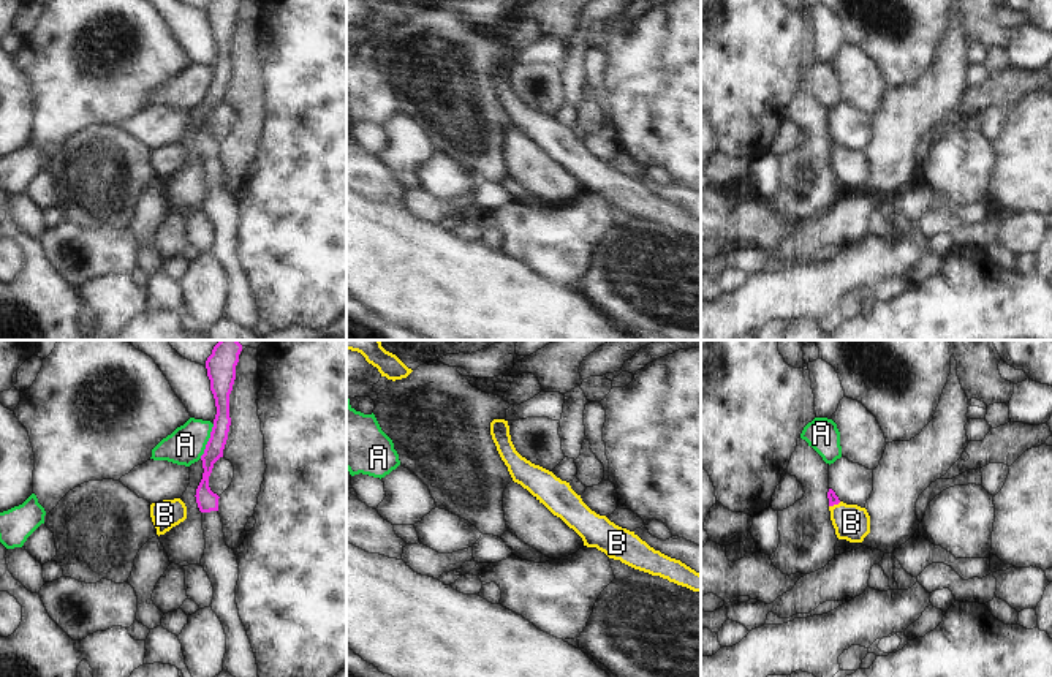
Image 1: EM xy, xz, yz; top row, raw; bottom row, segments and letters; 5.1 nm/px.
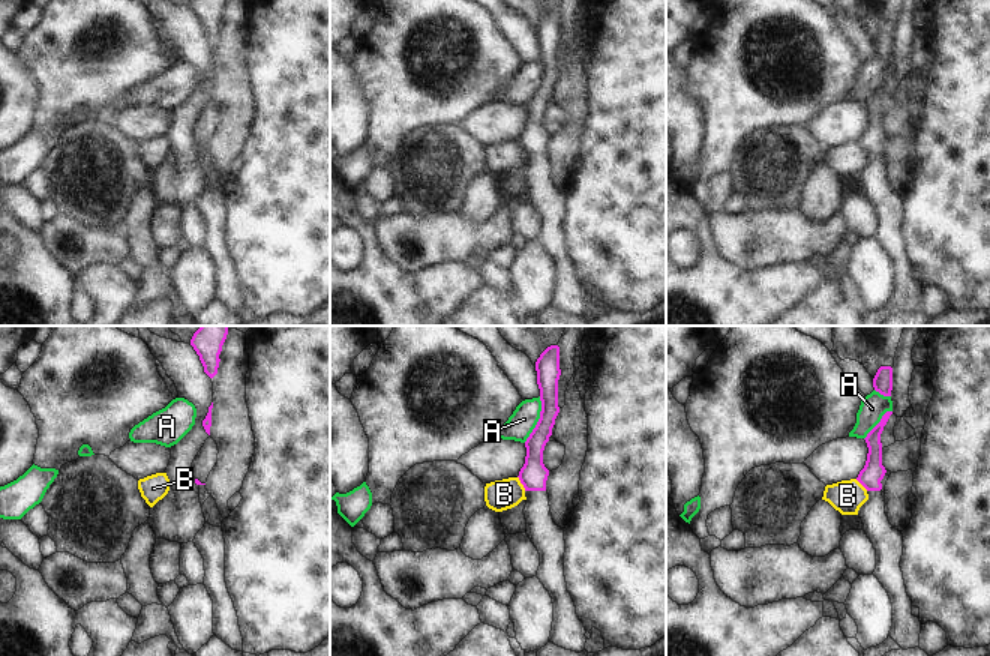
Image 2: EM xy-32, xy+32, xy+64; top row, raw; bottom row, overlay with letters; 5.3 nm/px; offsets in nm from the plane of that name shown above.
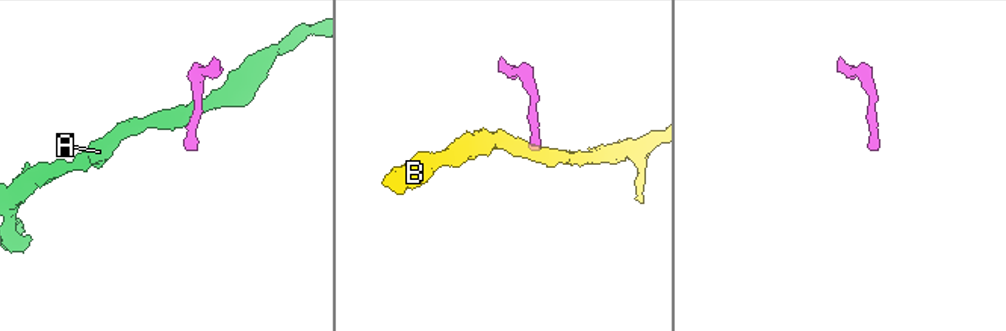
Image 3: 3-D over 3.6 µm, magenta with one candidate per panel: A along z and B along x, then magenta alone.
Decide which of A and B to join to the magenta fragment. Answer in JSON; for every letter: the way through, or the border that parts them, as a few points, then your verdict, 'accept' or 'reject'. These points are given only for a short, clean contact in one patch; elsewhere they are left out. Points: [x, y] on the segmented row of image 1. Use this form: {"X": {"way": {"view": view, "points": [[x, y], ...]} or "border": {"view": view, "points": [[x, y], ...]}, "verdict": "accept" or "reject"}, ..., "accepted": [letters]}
{"A": {"border": {"view": "xy", "points": [[214, 424], [204, 453], [200, 457]]}, "verdict": "reject"}, "B": {"border": {"view": "yz", "points": [[840, 502], [829, 506]]}, "verdict": "reject"}, "accepted": []}

